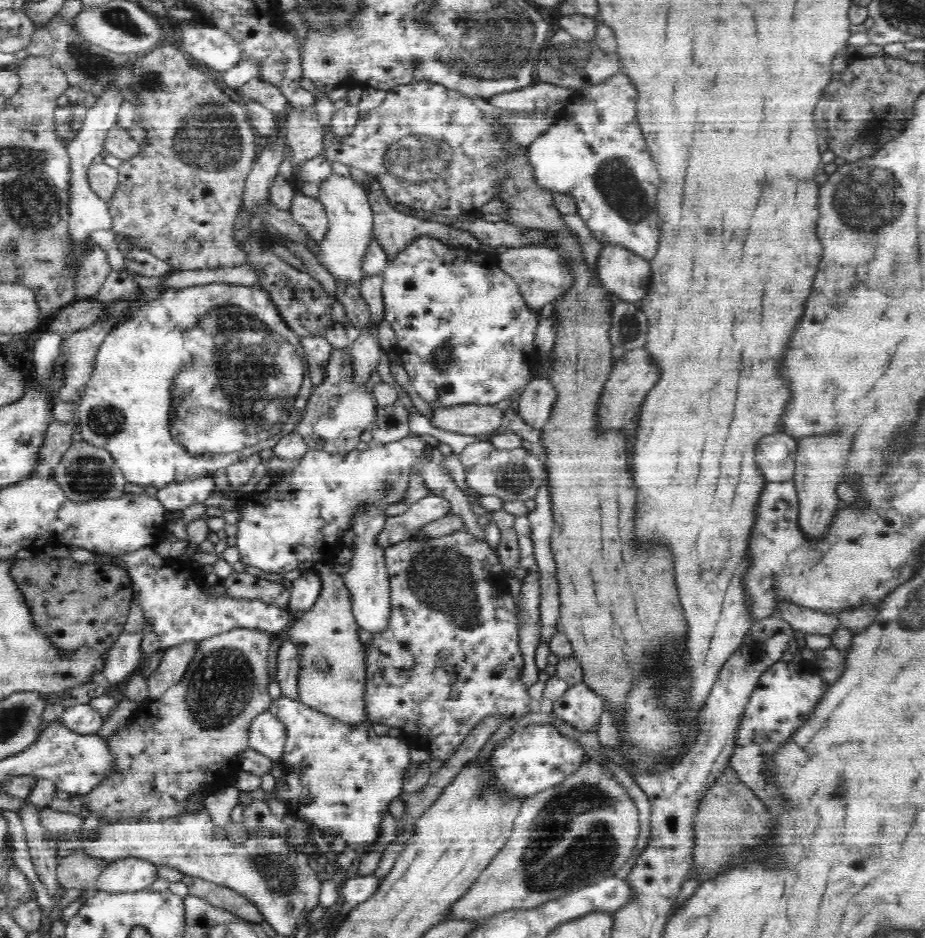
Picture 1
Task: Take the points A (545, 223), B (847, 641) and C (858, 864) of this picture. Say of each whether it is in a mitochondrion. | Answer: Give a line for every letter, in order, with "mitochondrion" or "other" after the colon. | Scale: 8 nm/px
A: other
B: other
C: other

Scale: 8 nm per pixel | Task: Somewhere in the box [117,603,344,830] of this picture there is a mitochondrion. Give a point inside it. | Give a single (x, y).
(219, 689)

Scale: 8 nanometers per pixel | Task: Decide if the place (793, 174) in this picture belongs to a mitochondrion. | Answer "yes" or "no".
no

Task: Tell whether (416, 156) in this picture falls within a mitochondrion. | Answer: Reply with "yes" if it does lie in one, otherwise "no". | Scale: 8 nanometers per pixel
yes

